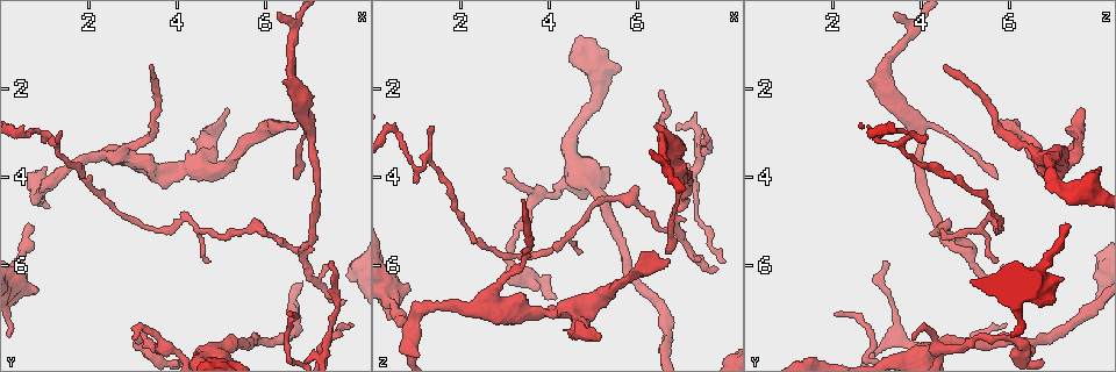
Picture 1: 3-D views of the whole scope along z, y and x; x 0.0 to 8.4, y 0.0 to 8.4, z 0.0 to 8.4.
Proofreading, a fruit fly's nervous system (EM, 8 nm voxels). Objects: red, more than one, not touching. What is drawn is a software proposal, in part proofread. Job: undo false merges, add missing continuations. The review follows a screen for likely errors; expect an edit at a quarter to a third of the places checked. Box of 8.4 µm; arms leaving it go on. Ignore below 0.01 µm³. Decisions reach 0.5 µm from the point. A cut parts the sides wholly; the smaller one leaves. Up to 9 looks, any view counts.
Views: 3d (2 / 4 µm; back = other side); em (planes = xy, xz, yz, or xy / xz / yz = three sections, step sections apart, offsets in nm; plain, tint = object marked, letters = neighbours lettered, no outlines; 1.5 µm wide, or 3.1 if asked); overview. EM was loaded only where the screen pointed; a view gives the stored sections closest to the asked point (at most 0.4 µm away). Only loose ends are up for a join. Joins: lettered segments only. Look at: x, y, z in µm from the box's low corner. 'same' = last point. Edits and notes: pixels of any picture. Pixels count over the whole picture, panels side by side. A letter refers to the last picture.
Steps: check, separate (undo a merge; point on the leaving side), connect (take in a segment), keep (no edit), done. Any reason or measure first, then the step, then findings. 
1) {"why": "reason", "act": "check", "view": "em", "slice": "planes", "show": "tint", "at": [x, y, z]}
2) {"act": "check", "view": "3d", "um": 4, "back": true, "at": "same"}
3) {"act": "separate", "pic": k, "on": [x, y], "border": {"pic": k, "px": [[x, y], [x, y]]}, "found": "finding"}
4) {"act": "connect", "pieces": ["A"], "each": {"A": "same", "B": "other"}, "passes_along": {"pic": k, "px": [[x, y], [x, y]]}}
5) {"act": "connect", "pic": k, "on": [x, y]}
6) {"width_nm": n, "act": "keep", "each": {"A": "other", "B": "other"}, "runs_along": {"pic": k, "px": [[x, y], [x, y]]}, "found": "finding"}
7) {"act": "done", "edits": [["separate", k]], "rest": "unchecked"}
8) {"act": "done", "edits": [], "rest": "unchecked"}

{"why": "tapers out", "act": "check", "view": "em", "slice": "planes", "show": "letters", "at": [7.75, 6.80, 6.15]}

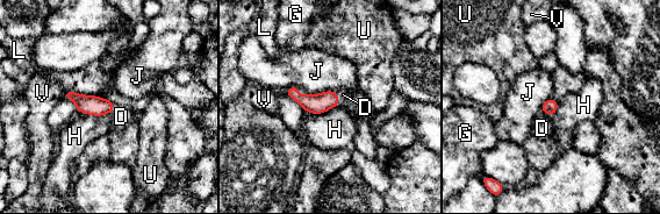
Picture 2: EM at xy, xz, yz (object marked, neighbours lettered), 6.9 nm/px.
{"act": "connect", "pieces": ["D"], "each": {"D": "same", "G": "other", "H": "other", "J": "other", "L": "other", "U": "other", "V": "other"}, "passes_along": {"pic": 2, "px": [[316, 104], [337, 98], [343, 94]]}, "found": "it goes on there"}

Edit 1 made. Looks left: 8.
{"act": "check", "view": "3d", "um": 2, "at": [7.45, 5.90, 3.15]}

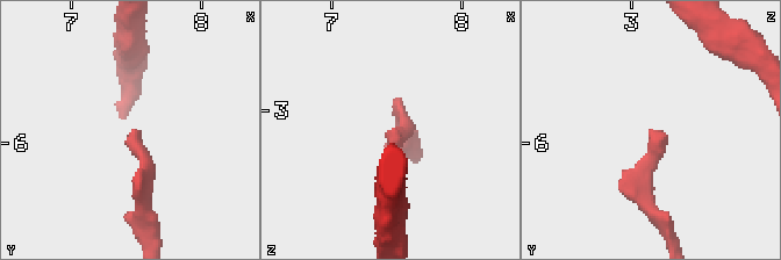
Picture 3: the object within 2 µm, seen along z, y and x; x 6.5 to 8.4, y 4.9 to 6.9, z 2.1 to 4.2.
{"act": "check", "view": "em", "slice": "planes", "show": "plain", "at": [7.48, 5.94, 3.14]}

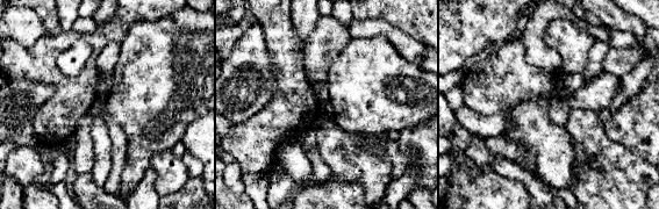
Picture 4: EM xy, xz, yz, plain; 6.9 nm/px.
{"act": "check", "view": "em", "slice": "planes", "show": "letters", "at": "same"}

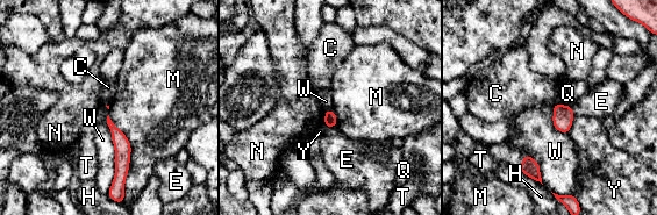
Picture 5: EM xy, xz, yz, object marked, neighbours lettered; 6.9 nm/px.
{"act": "keep", "each": {"C": "other", "E": "other", "H": "other", "M": "other", "N": "other", "Q": "other", "T": "other", "W": "other", "Y": "other"}, "border": {"pic": 5, "px": [[108, 114], [114, 148], [109, 190]]}, "found": "none of them fits"}

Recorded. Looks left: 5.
{"why": "sudden change in width", "act": "check", "view": "em", "slice": "yz", "step": 4, "show": "letters", "at": [3.10, 7.55, 5.85]}

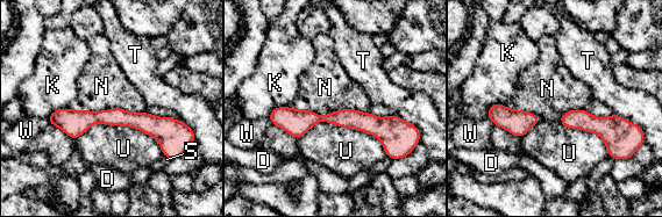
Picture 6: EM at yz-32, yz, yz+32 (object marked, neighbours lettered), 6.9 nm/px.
{"act": "check", "view": "em", "slice": "planes", "show": "letters", "at": "same"}

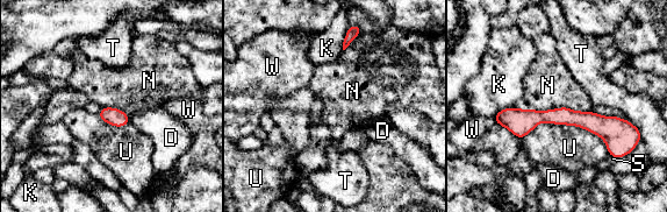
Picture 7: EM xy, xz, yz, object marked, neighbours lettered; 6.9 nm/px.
{"act": "keep", "each": {"D": "other", "K": "other", "N": "other", "S": "other", "T": "other", "U": "other", "W": "other"}, "found": "one neuron here"}

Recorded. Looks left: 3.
{"act": "done", "edits": [["connect", 2]], "rest": "unchecked"}

